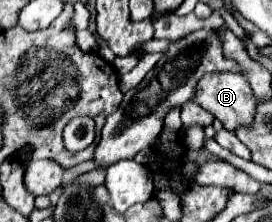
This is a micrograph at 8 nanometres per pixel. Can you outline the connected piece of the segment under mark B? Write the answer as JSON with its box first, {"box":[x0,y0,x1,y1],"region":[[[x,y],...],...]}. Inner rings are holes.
{"box":[194,73,256,131],"region":[[[206,73],[196,85],[194,101],[220,119],[230,131],[252,123],[256,101],[248,81],[240,73]]]}

